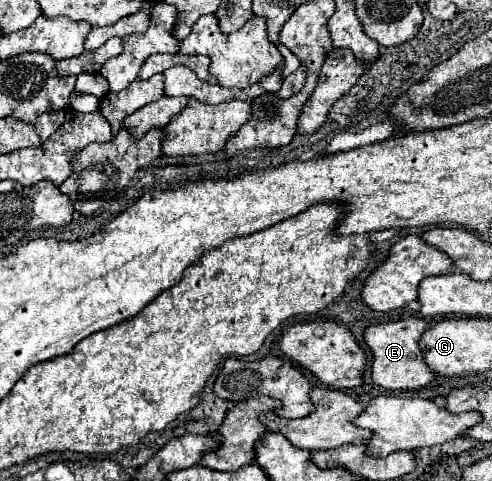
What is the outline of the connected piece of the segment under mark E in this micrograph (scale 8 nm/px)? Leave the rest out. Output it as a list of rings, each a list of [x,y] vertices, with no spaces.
[[[406,317],[400,321],[392,321],[392,323],[370,325],[366,329],[364,339],[374,353],[372,381],[376,385],[390,389],[390,391],[420,389],[438,377],[438,373],[434,369],[428,369],[428,365],[424,365],[424,351],[420,349],[420,343],[418,343],[428,327],[430,327],[430,321],[426,321],[424,317]]]

